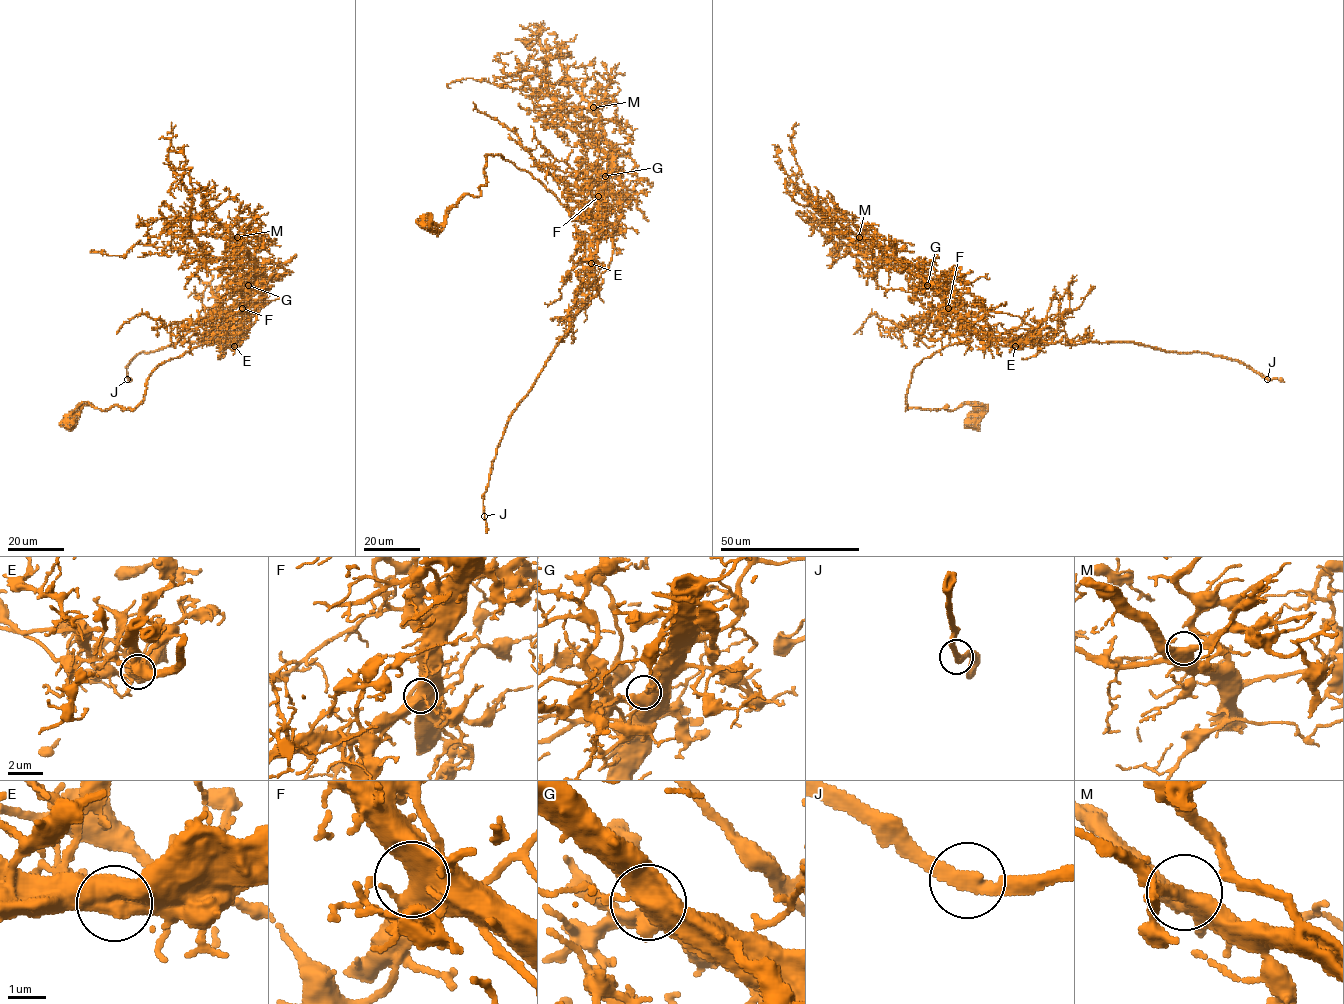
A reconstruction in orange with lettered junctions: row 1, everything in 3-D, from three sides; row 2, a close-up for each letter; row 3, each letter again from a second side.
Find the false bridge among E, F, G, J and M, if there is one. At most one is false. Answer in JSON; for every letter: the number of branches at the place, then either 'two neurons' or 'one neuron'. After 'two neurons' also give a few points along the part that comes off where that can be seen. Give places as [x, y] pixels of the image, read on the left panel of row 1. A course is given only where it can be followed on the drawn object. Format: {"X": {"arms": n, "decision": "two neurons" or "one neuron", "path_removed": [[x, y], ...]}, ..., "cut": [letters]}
{"E": {"arms": 2, "decision": "one neuron"}, "F": {"arms": 2, "decision": "one neuron"}, "G": {"arms": 2, "decision": "one neuron"}, "J": {"arms": 2, "decision": "one neuron"}, "M": {"arms": 2, "decision": "one neuron"}, "cut": []}

